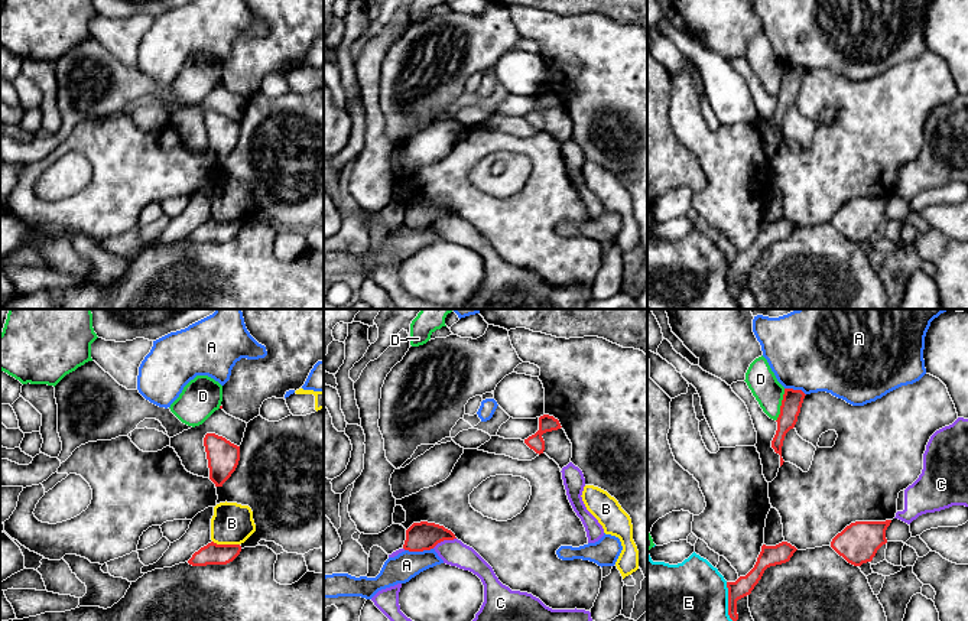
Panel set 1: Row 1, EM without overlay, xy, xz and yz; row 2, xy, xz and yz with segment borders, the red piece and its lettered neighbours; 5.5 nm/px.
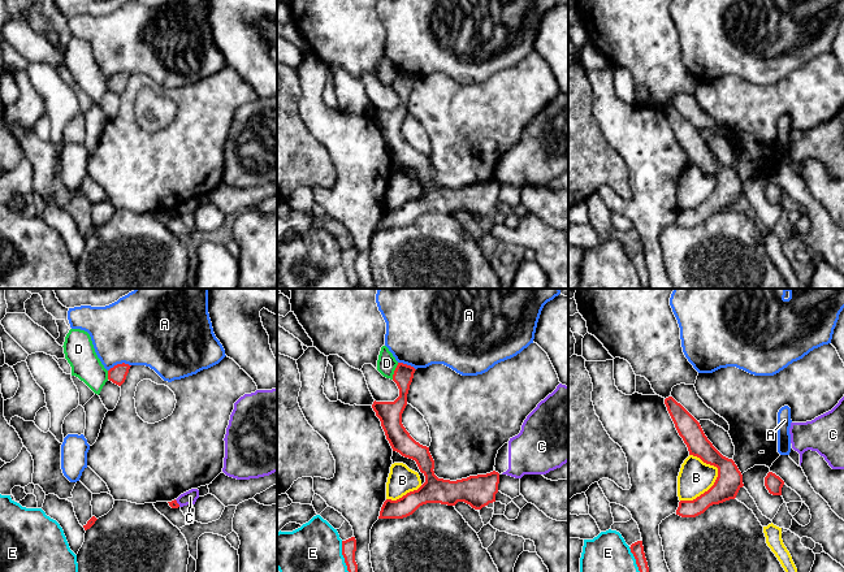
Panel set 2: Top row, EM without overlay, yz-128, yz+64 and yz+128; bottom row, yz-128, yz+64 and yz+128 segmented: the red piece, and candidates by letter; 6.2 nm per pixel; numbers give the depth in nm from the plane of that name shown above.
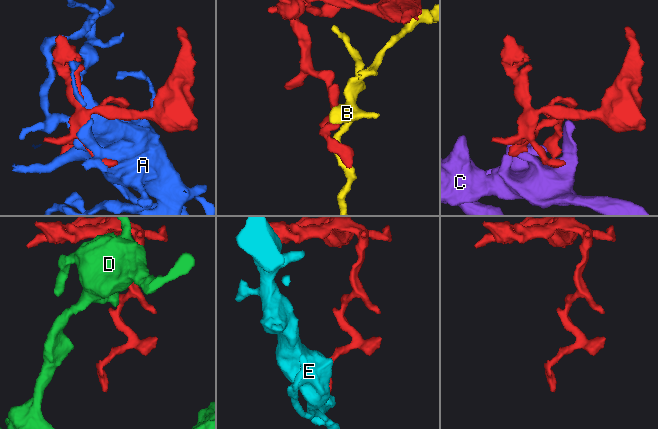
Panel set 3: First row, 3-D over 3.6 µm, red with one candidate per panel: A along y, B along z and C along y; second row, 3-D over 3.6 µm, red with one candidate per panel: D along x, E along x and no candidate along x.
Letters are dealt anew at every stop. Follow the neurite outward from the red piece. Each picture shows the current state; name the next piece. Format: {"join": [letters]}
{"join": []}

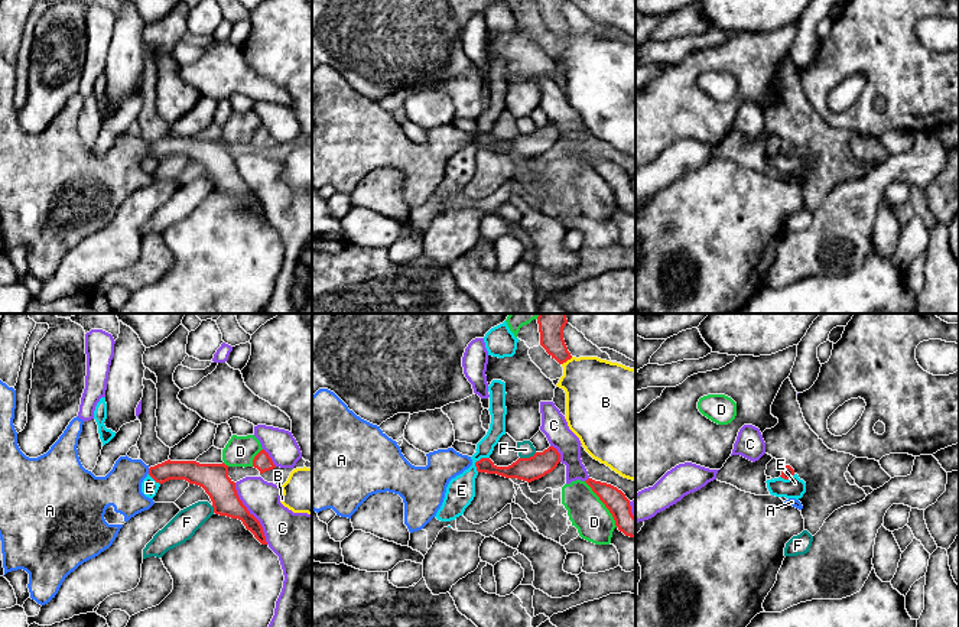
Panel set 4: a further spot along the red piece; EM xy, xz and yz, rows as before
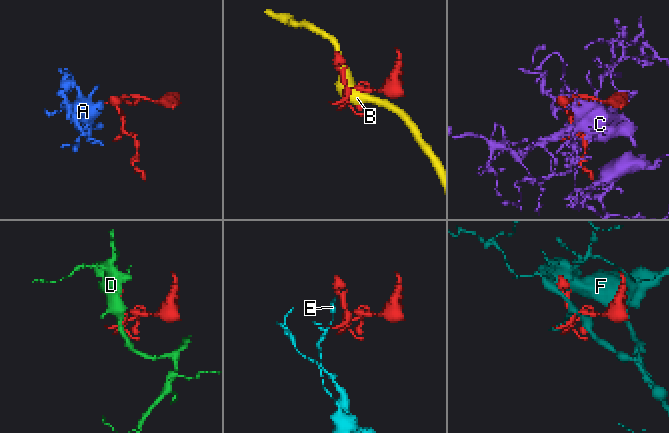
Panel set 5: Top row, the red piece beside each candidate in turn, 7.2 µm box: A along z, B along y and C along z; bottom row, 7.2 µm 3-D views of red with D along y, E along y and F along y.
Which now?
{"join": ["A"]}

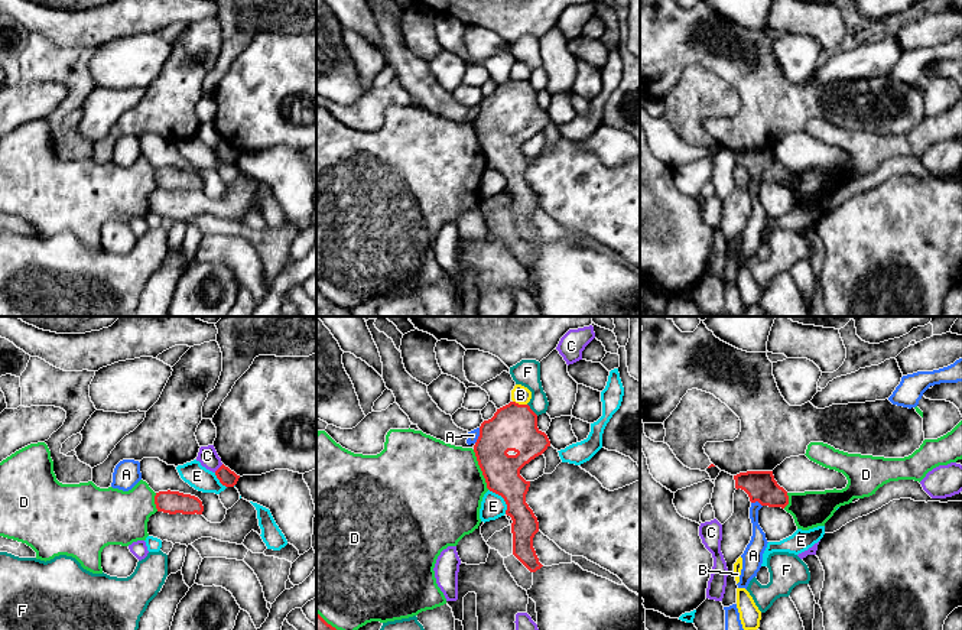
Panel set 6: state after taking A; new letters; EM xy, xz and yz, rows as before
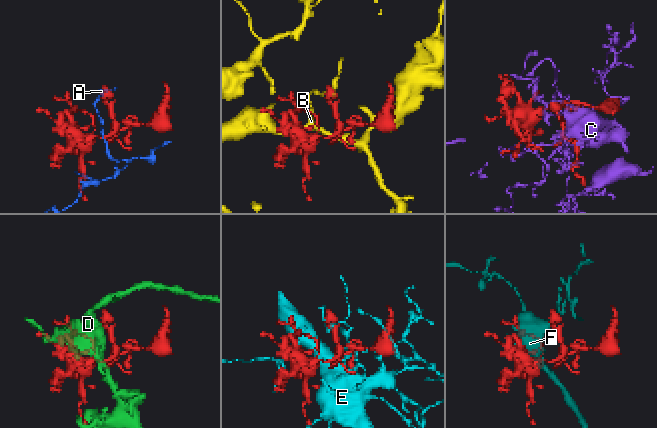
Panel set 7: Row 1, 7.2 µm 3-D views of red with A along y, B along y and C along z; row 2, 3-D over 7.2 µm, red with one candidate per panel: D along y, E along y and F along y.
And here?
{"join": []}

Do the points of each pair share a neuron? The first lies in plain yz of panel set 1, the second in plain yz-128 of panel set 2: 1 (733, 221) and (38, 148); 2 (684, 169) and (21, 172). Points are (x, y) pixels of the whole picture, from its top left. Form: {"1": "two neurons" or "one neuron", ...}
{"1": "one neuron", "2": "two neurons"}

